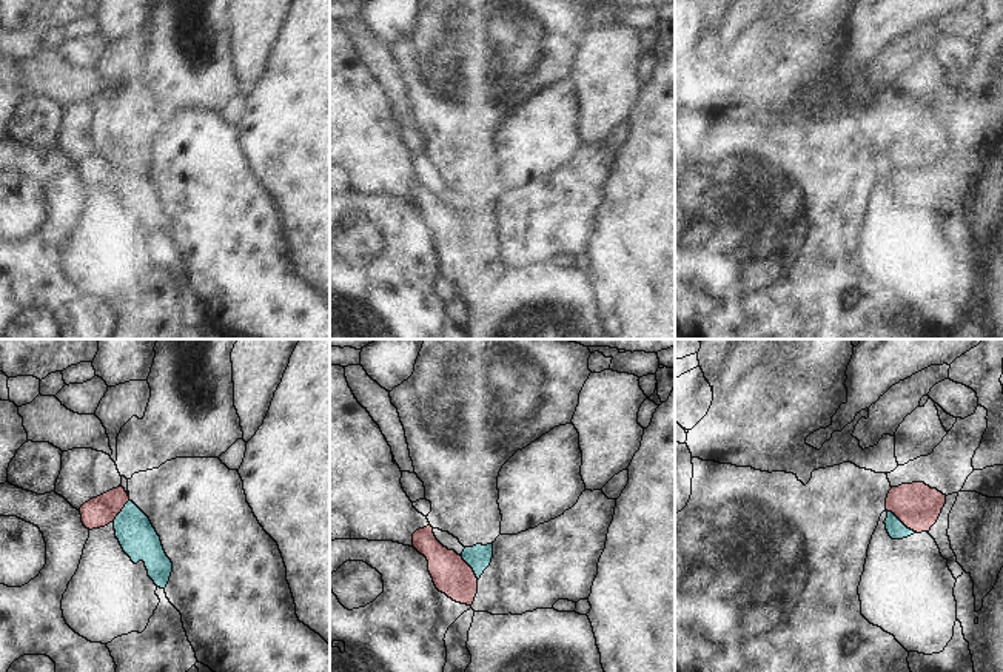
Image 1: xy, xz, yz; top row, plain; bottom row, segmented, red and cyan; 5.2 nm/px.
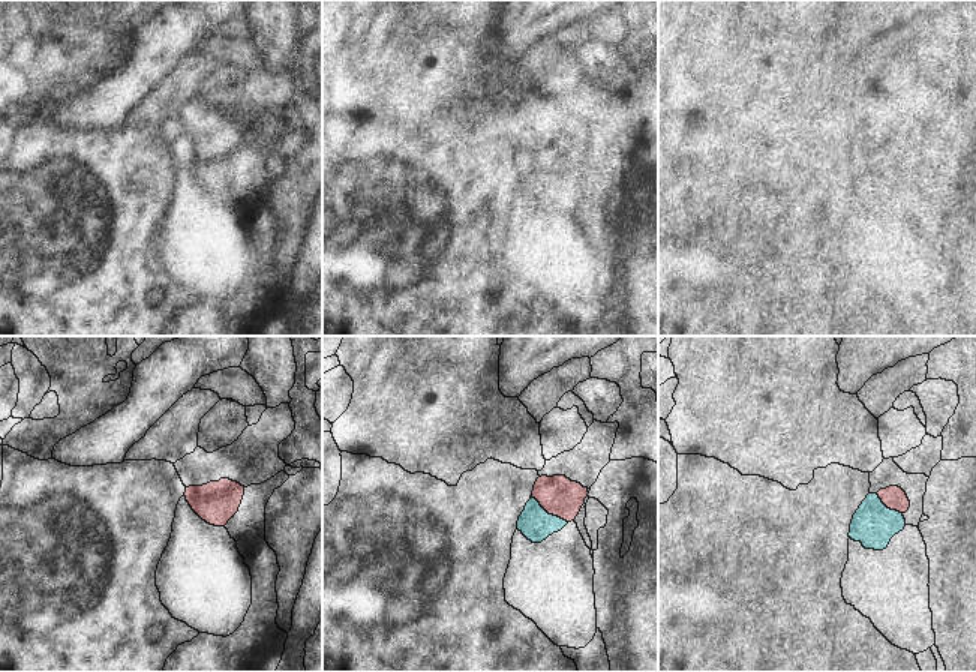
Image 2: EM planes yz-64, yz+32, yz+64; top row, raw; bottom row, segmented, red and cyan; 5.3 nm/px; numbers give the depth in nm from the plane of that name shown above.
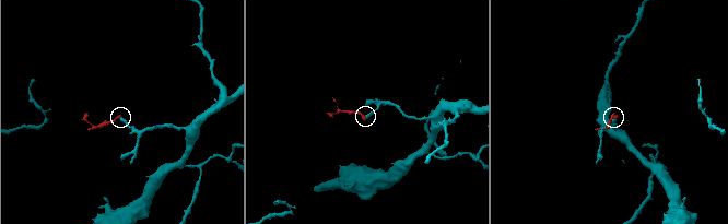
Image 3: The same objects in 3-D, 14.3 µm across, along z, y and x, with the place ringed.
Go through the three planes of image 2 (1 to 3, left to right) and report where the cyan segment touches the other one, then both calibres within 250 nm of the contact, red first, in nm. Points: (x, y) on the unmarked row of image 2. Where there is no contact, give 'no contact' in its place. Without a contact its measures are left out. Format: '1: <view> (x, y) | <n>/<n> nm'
1: no contact
2: yz+32 (549, 177) | 220/180 nm
3: yz+64 (888, 171) | 120/240 nm

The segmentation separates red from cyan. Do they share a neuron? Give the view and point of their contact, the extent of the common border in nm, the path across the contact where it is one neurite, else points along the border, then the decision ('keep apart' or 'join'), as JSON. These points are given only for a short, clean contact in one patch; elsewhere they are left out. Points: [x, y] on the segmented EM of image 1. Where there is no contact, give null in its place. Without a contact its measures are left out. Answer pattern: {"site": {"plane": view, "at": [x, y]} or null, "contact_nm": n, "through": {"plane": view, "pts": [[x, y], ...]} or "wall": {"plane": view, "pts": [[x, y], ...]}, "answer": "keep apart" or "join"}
{"site": {"plane": "yz", "at": [902, 521]}, "contact_nm": 200, "through": {"plane": "yz", "pts": [[917, 506], [902, 521], [897, 530]]}, "answer": "join"}

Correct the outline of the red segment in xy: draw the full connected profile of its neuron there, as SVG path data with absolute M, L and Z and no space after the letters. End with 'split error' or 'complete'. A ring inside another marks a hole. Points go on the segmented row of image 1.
M122 486L85 502L80 515L89 530L112 522L123 552L134 564L145 563L148 576L157 587L166 587L173 563L149 518L129 499Z; split error

